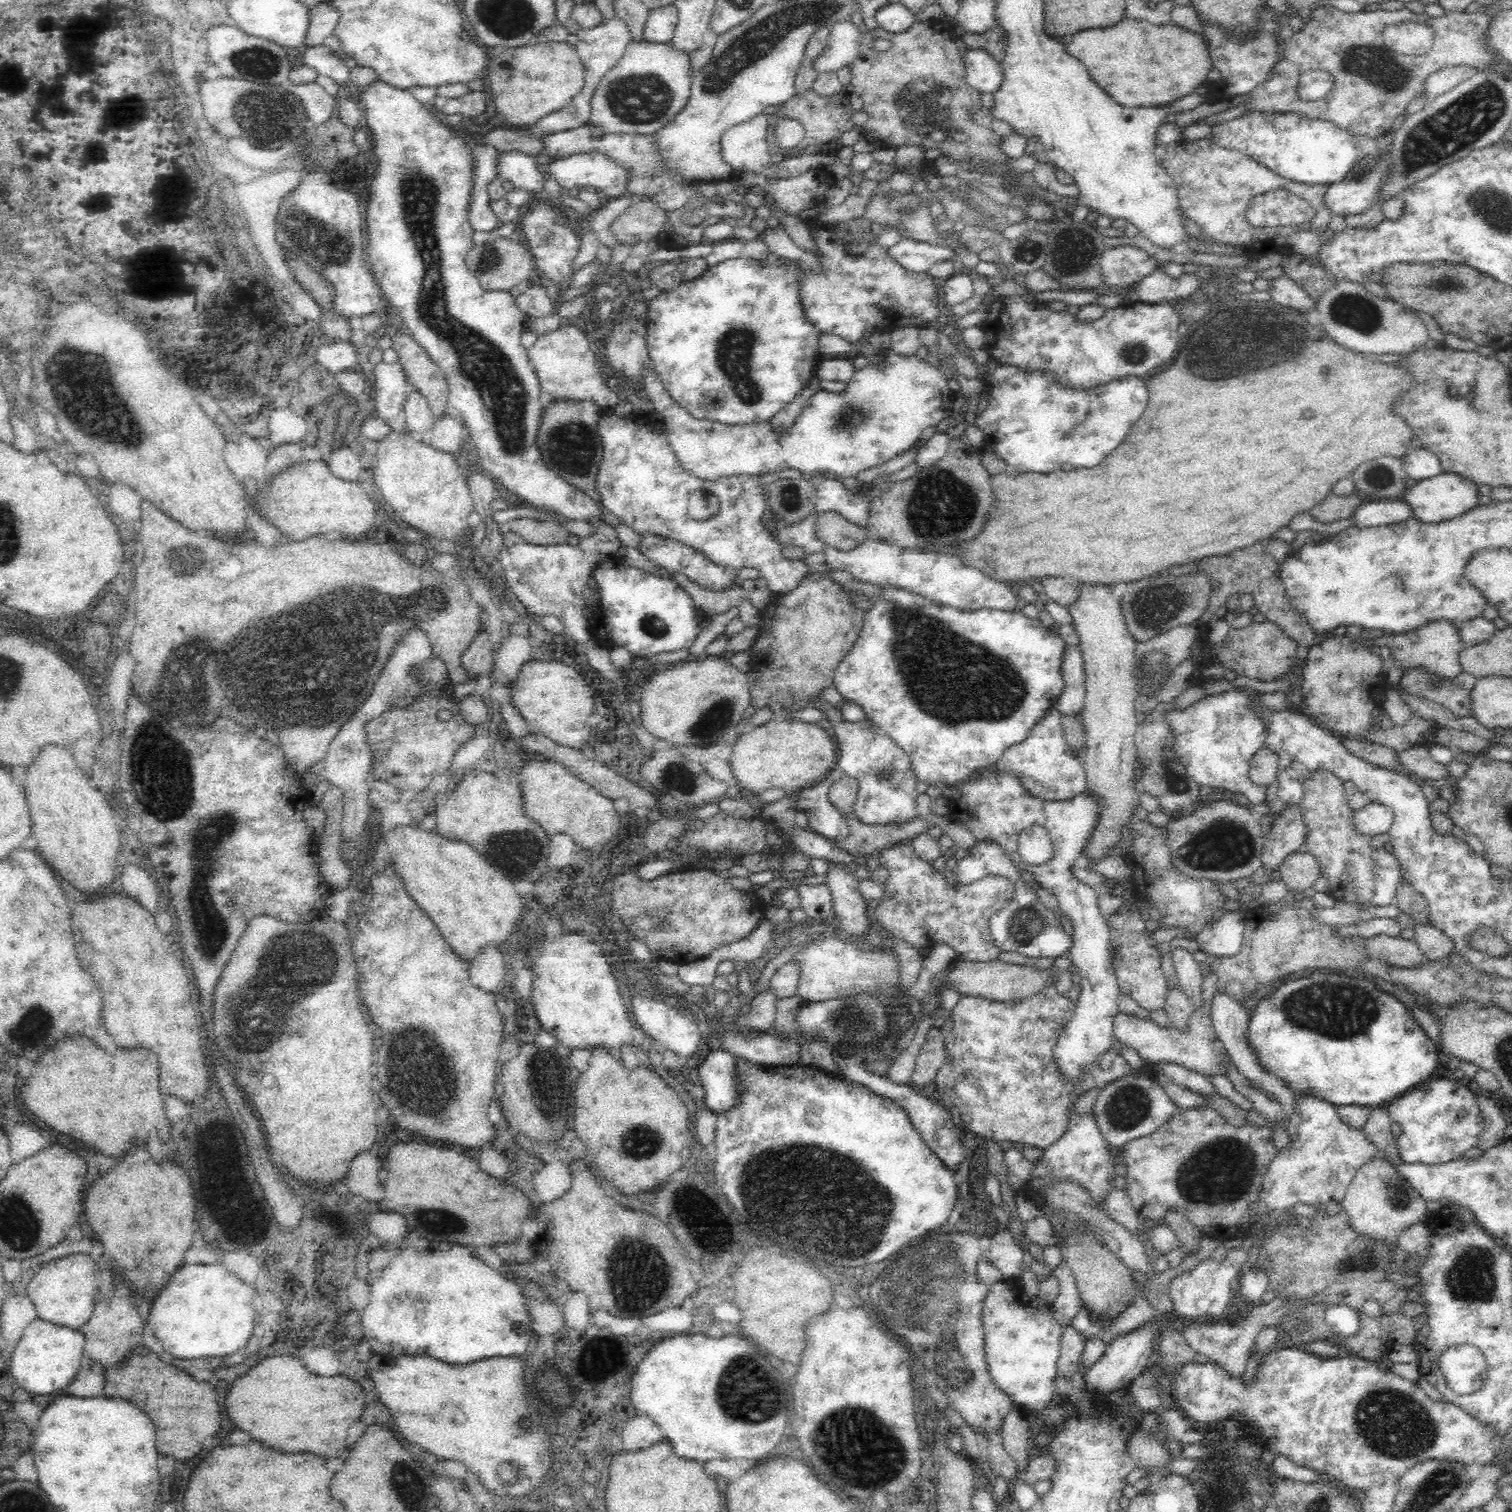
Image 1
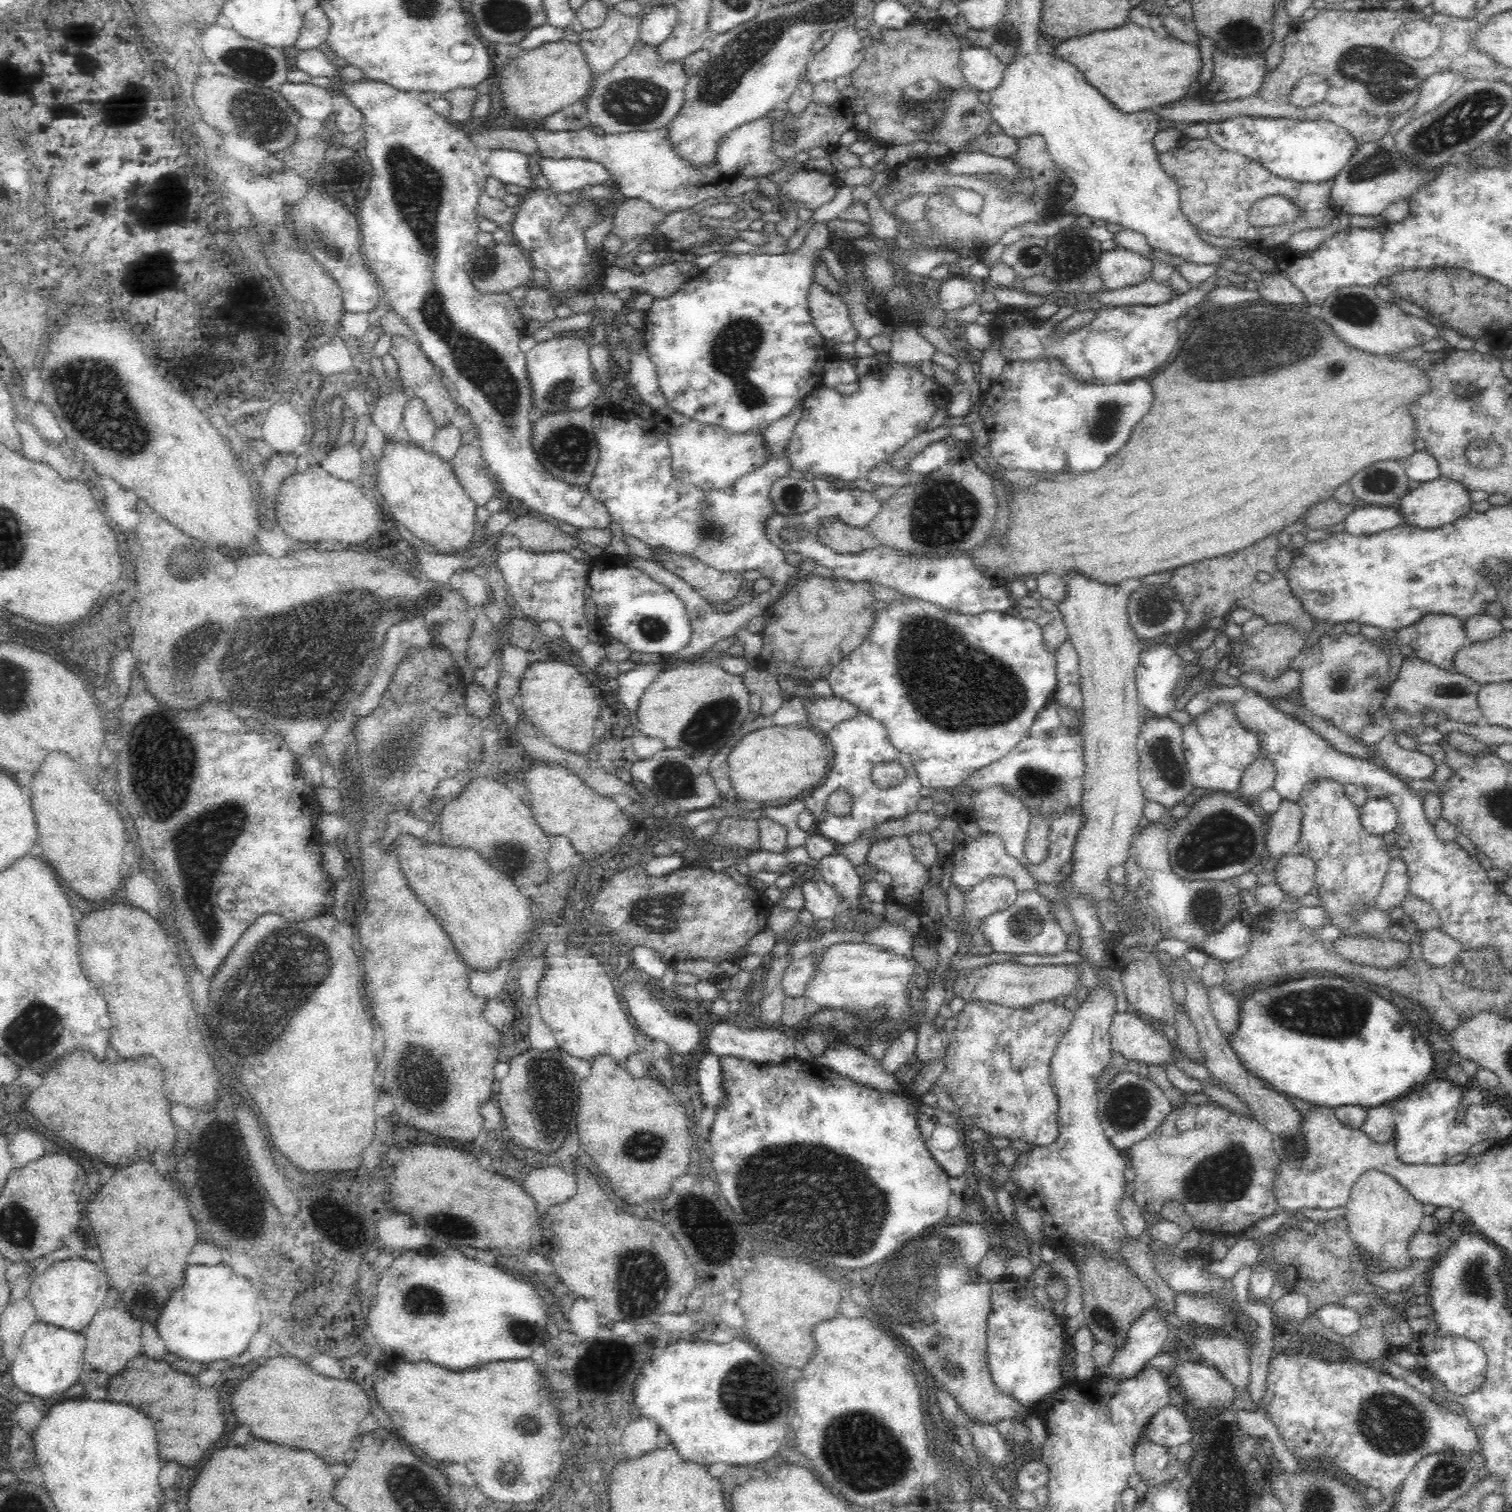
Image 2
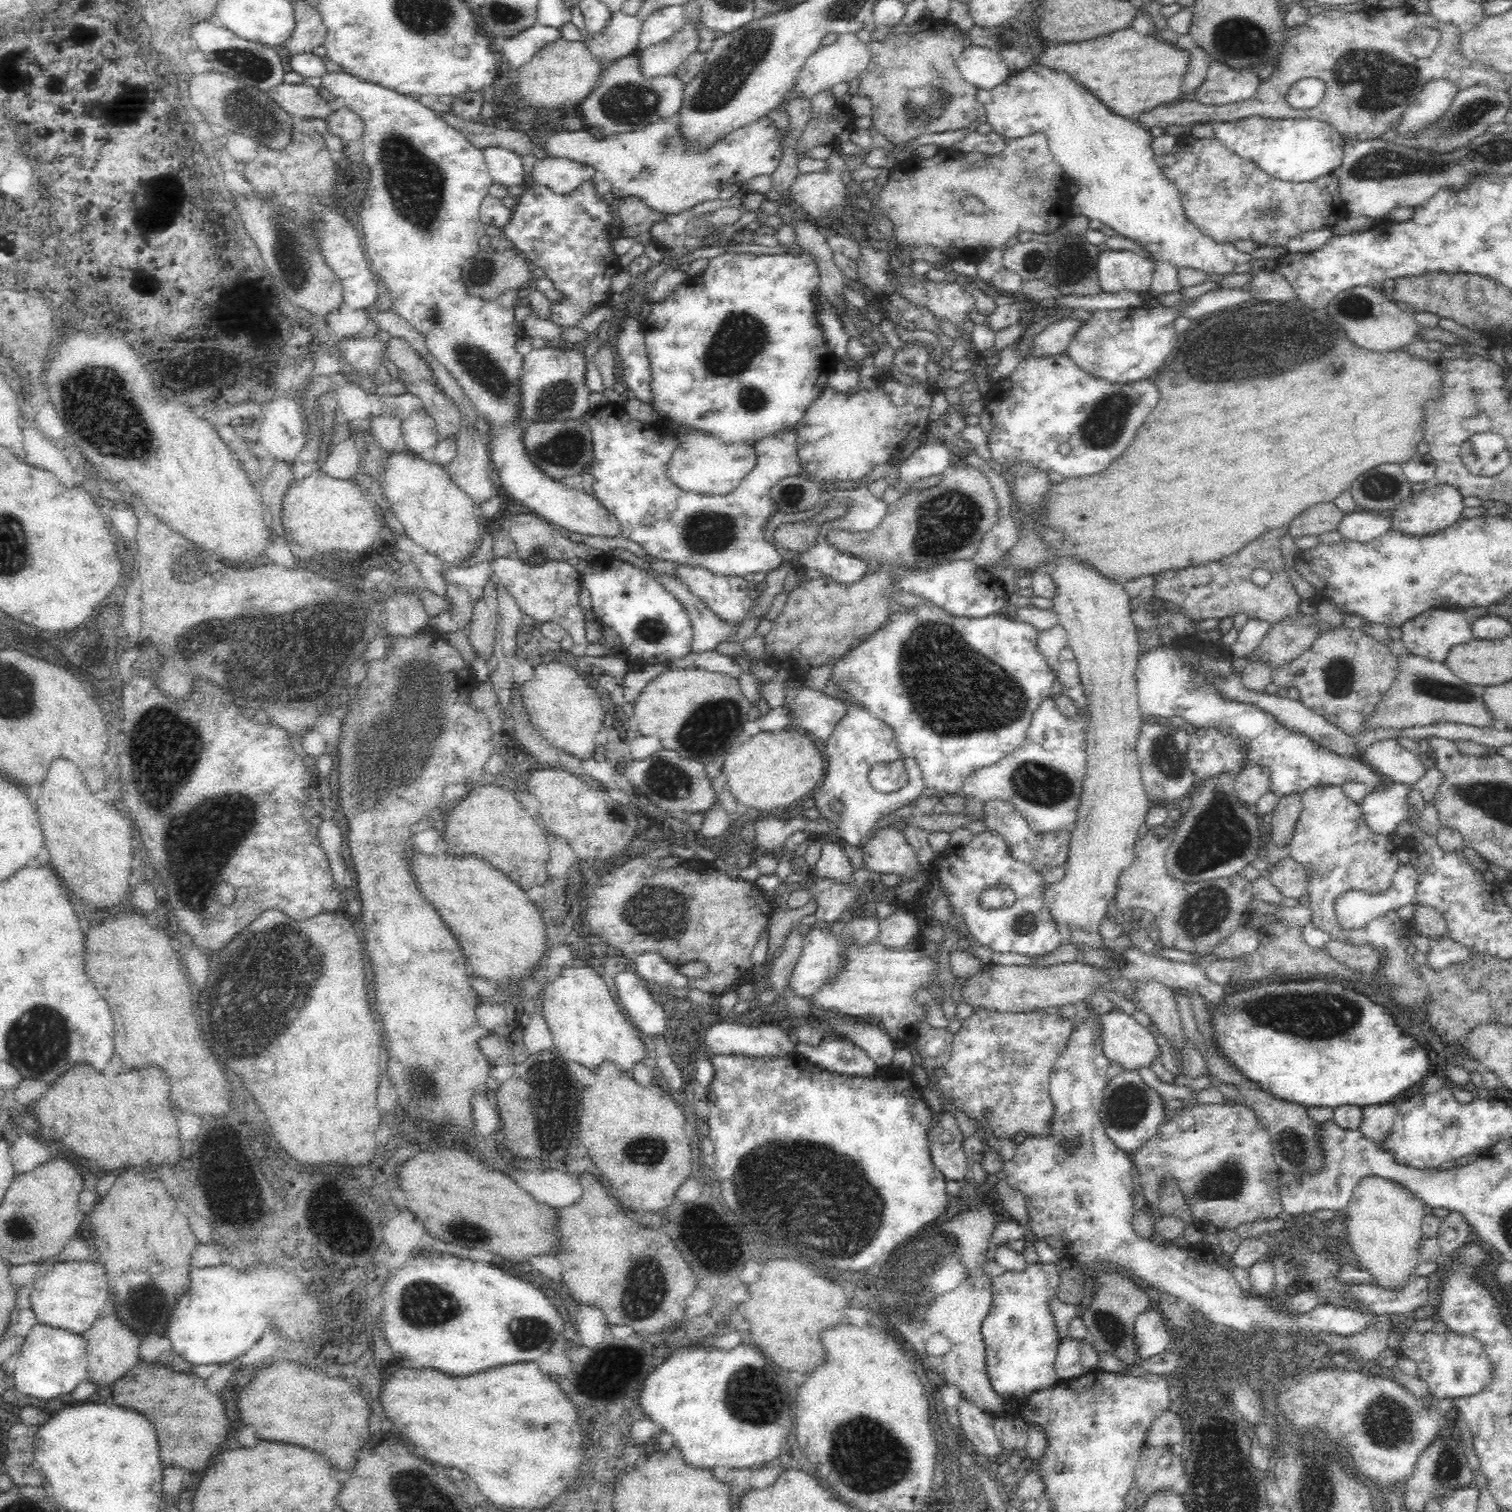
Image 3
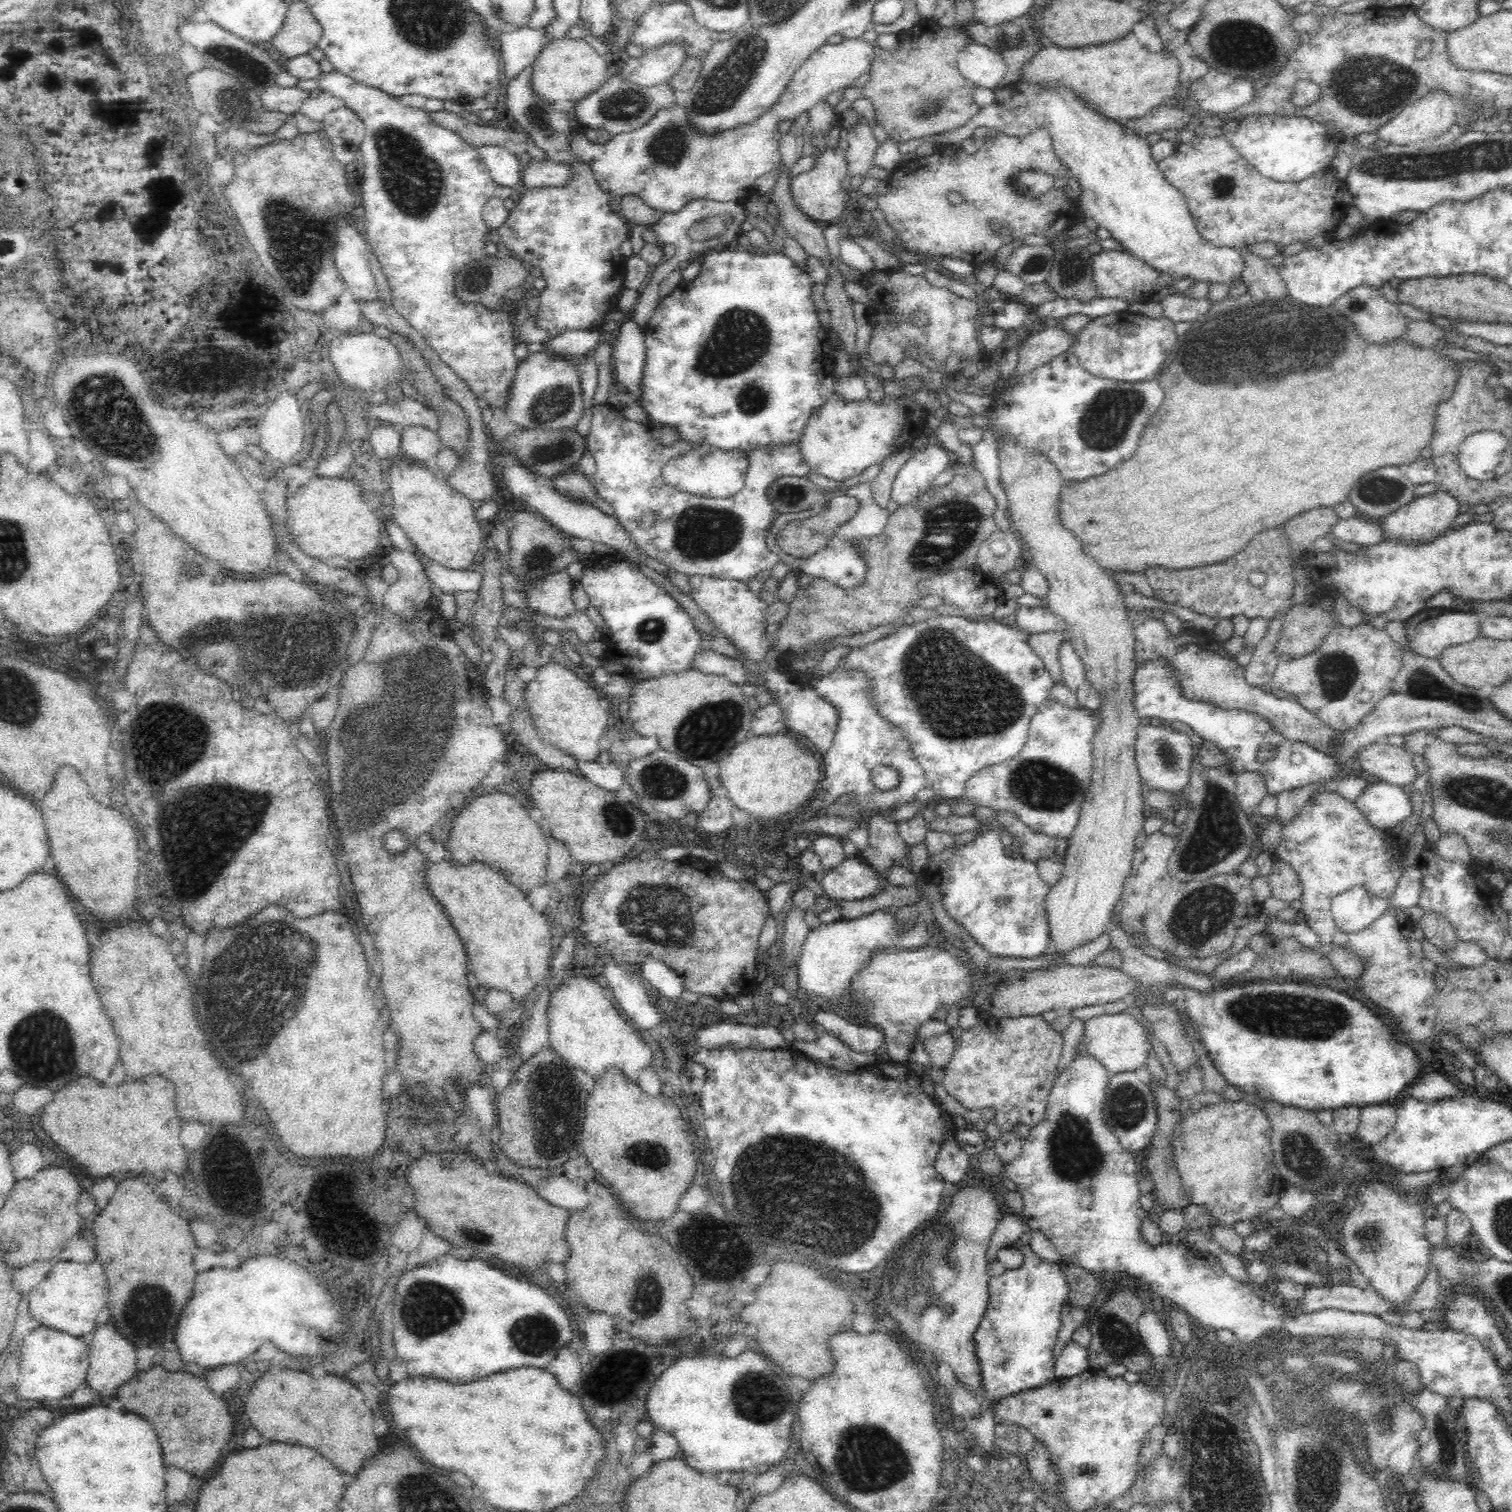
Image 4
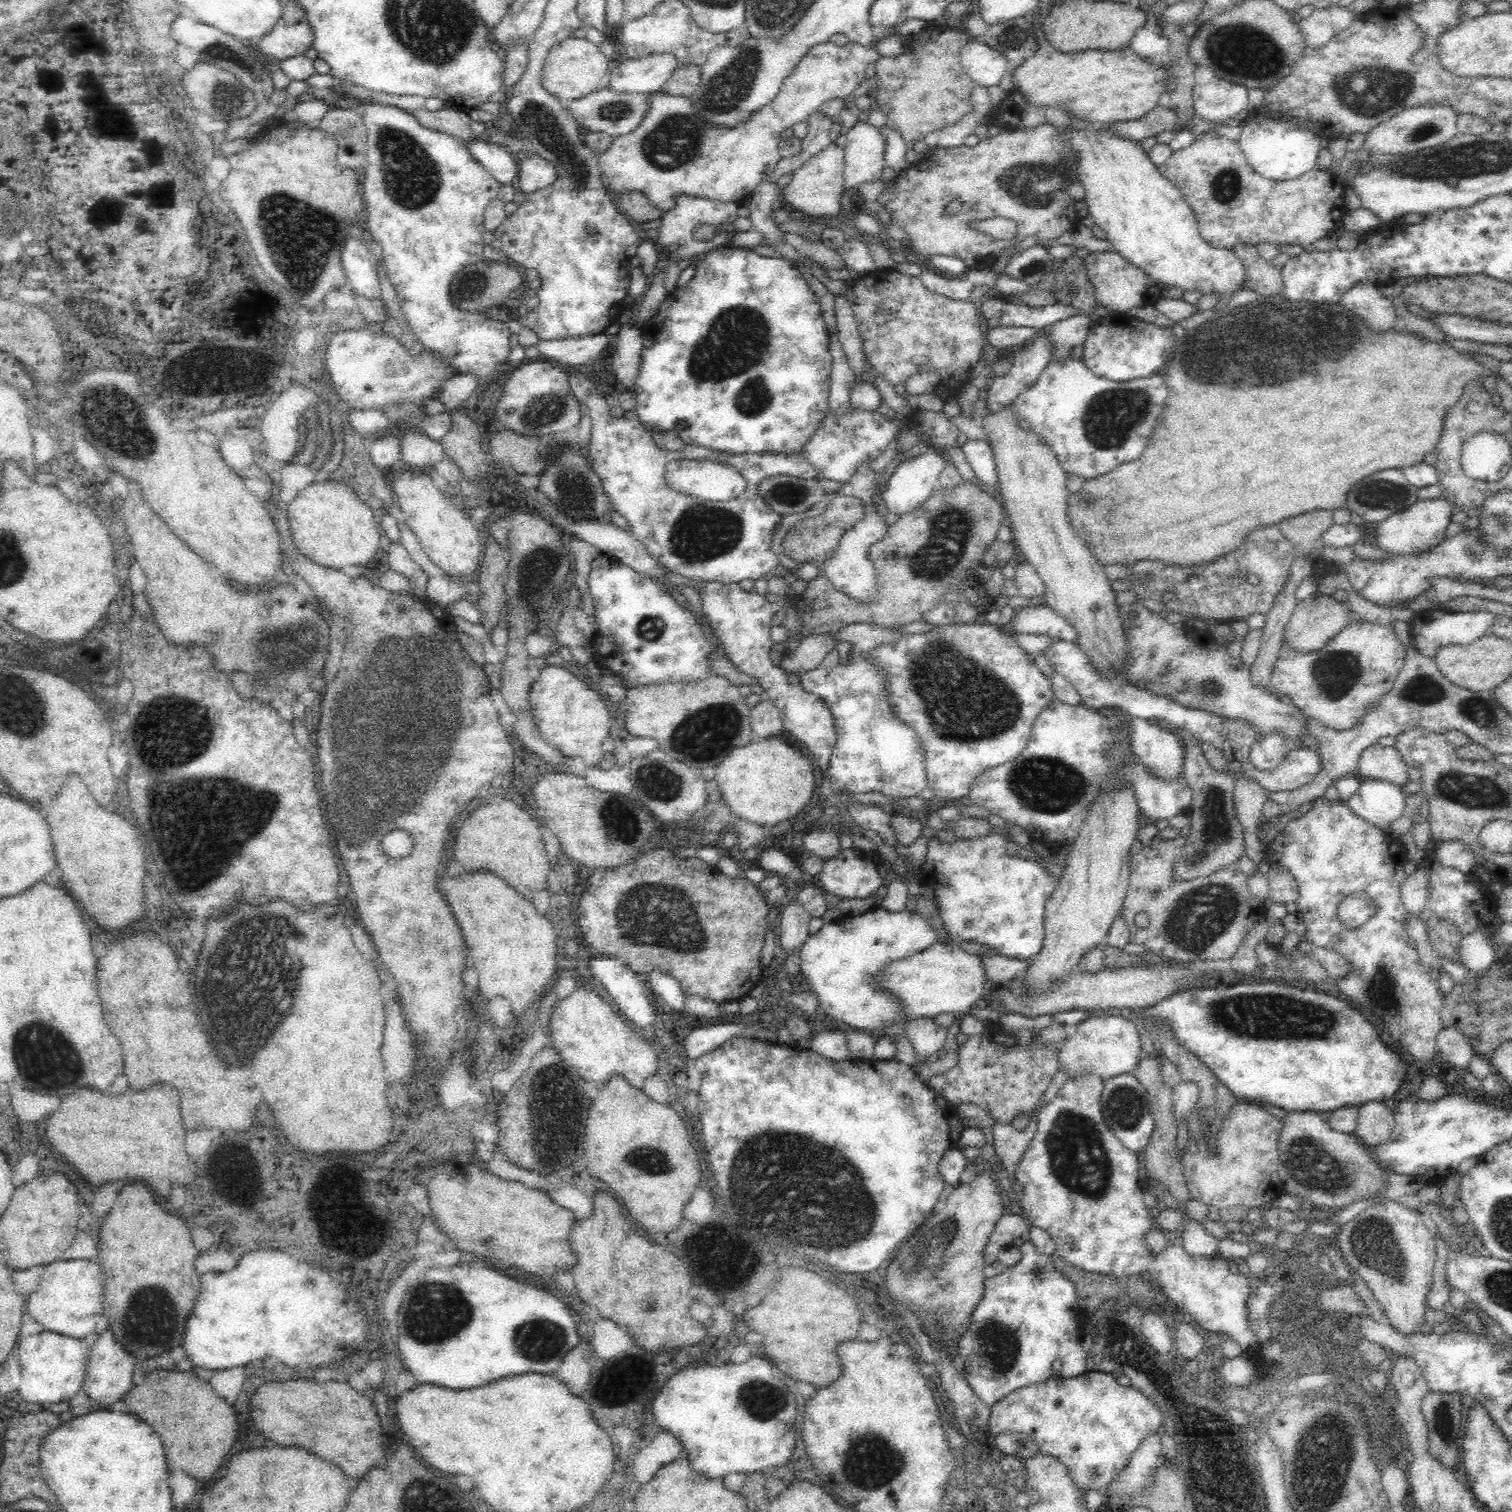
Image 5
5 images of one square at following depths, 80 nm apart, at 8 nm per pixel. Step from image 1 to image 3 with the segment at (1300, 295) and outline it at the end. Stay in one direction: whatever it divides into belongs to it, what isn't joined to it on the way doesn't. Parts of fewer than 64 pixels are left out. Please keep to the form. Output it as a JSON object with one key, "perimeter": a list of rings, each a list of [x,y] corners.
{"perimeter":[[[1256,269],[1253,271],[1254,278],[1250,282],[1253,300],[1265,302],[1284,303],[1290,300],[1299,300],[1296,289],[1290,285],[1284,275],[1272,270]]]}

